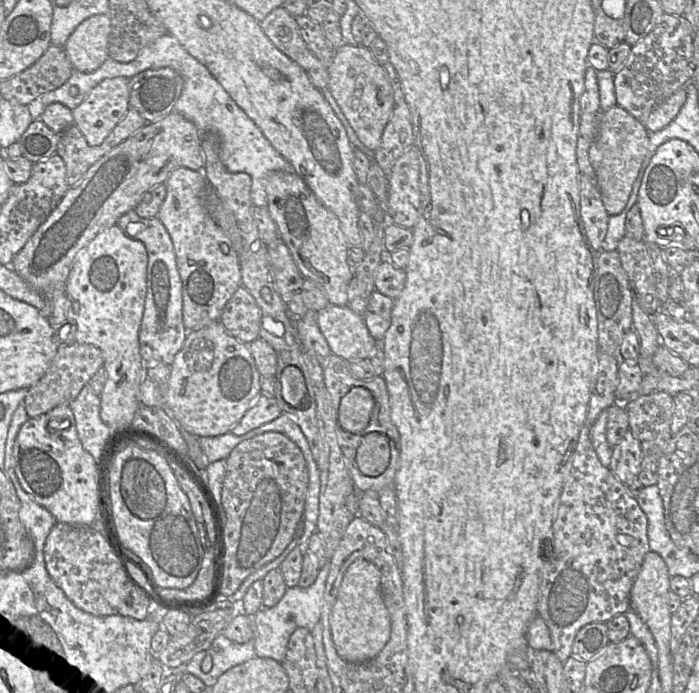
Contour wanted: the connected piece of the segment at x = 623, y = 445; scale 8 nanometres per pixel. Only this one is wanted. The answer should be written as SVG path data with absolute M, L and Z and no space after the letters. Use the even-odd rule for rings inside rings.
M628 430L619 444L612 448L609 469L621 482L627 484L638 476L641 462L641 444Z

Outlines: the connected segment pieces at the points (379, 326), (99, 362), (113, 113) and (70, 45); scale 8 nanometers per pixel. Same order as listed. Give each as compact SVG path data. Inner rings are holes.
M374 291L370 297L364 320L366 326L375 340L383 337L391 325L391 314L394 306L393 299Z
M76 341L67 346L58 347L45 375L27 391L23 406L29 417L37 418L59 405L69 405L89 384L103 364L103 353L94 345Z
M125 77L104 79L72 110L73 125L79 128L90 146L100 145L129 110L128 80Z
M93 15L81 22L64 44L75 71L89 73L109 57L111 21L108 15Z

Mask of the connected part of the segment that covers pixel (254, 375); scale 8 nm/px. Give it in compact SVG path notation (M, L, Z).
M212 322L200 330L188 331L188 335L184 342L182 349L177 353L174 362L171 365L171 375L169 382L167 383L167 390L161 391L160 387L148 378L144 378L140 385L139 400L140 405L147 407L162 407L169 411L174 420L180 426L181 429L200 437L212 437L226 434L232 431L232 428L239 423L246 411L256 402L261 395L261 374L258 371L255 361L249 351L248 345L239 342L233 336L231 336L225 327L219 322Z

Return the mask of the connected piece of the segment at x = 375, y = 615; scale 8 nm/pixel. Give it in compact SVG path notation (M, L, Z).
M357 559L347 568L330 614L330 627L338 654L353 663L364 663L375 658L391 635L391 620L381 594L379 568Z

